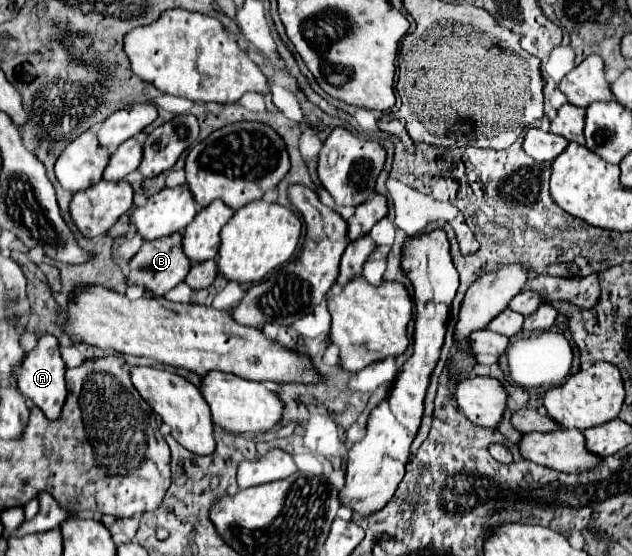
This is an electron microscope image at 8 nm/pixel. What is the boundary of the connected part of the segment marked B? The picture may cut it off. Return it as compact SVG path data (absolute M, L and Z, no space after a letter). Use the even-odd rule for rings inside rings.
M176 232L176 234L170 234L168 238L144 242L144 246L130 260L128 282L142 284L156 296L164 296L168 290L172 290L176 284L180 284L186 278L186 274L190 272L190 266L192 262L188 260L188 256L184 256L184 250L182 250L182 234Z

